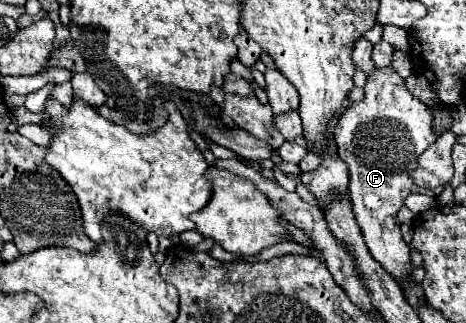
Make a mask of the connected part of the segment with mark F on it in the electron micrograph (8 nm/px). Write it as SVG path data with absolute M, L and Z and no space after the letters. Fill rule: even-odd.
M374 67L364 85L364 99L346 109L334 131L338 155L350 165L348 189L366 247L400 287L408 285L408 281L416 281L410 247L400 235L396 213L410 193L438 197L444 189L424 189L416 187L412 181L412 171L416 169L418 157L436 141L436 135L430 129L430 119L430 109L406 91L404 79L398 73L394 73L390 67Z

